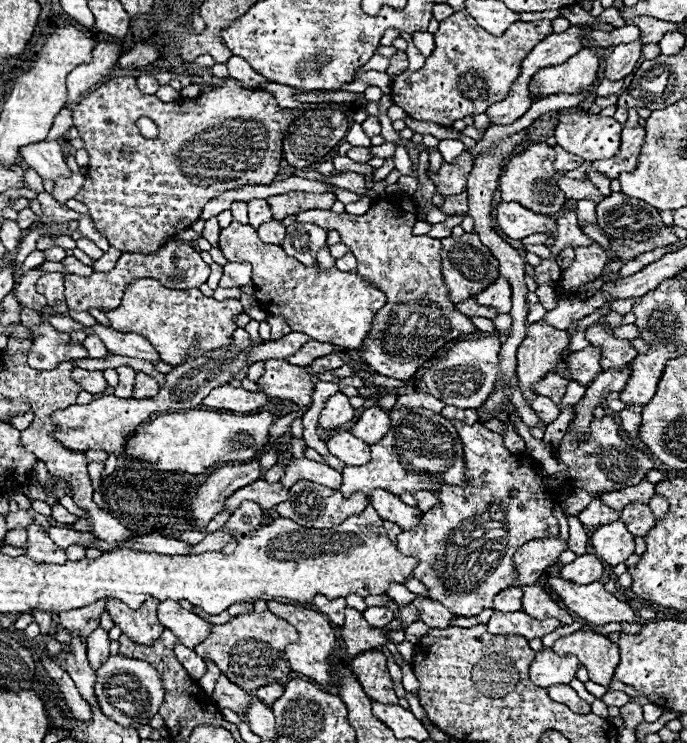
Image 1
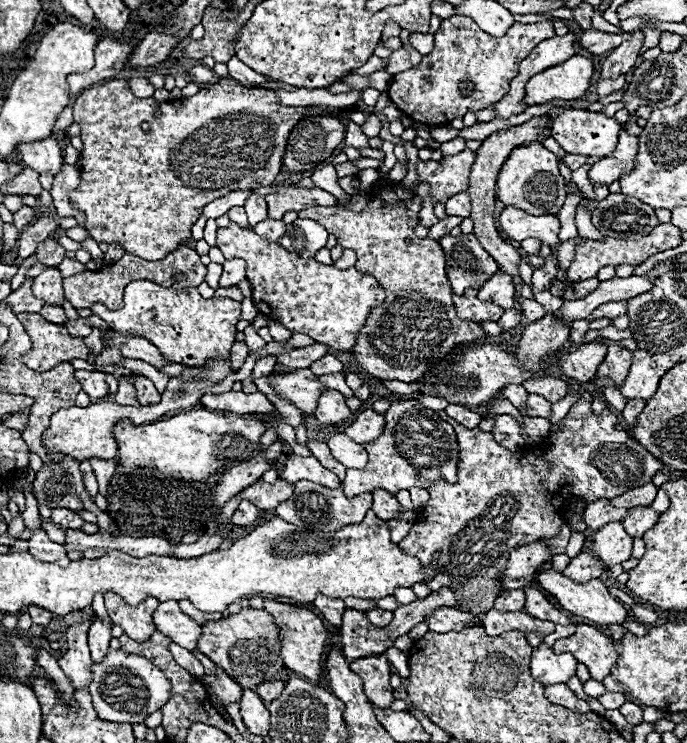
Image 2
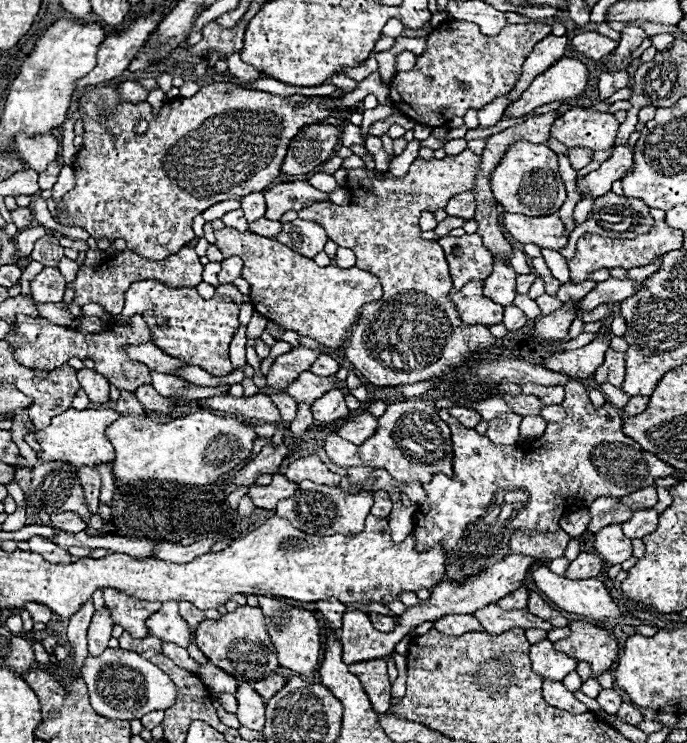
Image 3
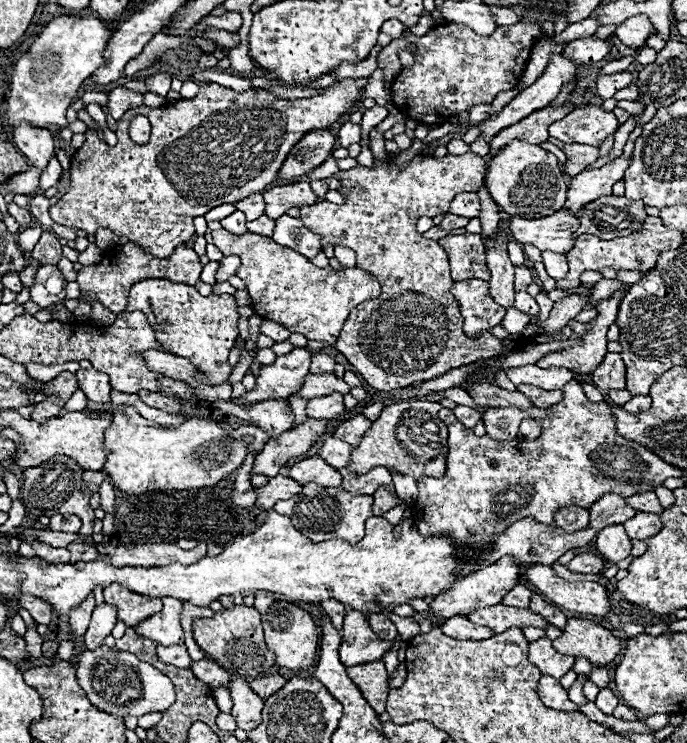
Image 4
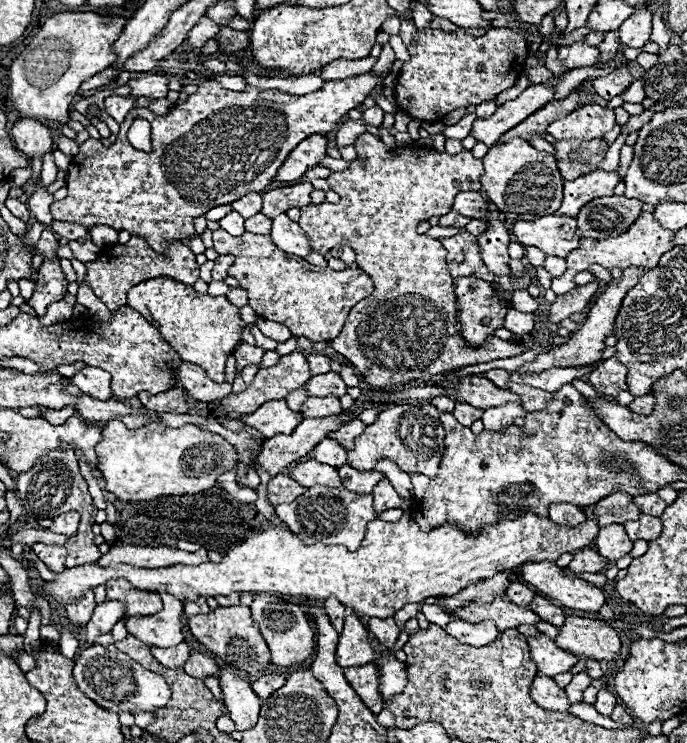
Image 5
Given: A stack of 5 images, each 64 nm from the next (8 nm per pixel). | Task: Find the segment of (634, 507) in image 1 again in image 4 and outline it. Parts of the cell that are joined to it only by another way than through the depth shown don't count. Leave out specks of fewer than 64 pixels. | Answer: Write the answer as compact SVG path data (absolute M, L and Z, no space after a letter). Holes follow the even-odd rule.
M636 512L636 516L632 520L624 522L626 534L634 540L634 538L650 538L656 532L660 532L662 524L660 524L660 516L658 514L650 514L650 512Z

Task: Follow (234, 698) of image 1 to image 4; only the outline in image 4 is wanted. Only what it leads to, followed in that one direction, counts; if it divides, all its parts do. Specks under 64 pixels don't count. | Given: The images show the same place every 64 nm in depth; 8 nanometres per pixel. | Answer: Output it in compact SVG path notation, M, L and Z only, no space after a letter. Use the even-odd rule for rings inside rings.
M198 660L190 666L190 670L194 672L194 676L198 680L208 684L210 688L218 688L218 686L228 688L230 686L230 674L224 668L220 668L218 664L214 664L212 660Z

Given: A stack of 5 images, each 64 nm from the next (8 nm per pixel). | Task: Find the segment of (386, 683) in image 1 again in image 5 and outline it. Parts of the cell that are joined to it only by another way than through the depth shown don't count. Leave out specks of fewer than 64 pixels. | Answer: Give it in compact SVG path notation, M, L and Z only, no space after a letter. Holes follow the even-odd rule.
M374 662L364 666L344 668L344 676L374 714L384 710L384 700L380 696L380 672Z

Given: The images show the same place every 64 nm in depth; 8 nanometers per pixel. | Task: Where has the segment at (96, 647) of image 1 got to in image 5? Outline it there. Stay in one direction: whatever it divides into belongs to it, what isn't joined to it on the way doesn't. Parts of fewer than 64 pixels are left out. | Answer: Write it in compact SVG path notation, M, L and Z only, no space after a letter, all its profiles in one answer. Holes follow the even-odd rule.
M106 600L96 606L90 622L86 624L86 642L92 646L100 634L112 630L112 626L124 618L124 604L116 600Z

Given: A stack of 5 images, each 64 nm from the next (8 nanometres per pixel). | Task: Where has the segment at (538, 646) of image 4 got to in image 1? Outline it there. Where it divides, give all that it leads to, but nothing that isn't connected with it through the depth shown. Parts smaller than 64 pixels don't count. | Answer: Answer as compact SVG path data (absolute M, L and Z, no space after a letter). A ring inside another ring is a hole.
M544 648L536 654L530 666L530 680L540 688L548 688L552 684L570 684L576 670L578 660L574 656L556 656L550 648Z

